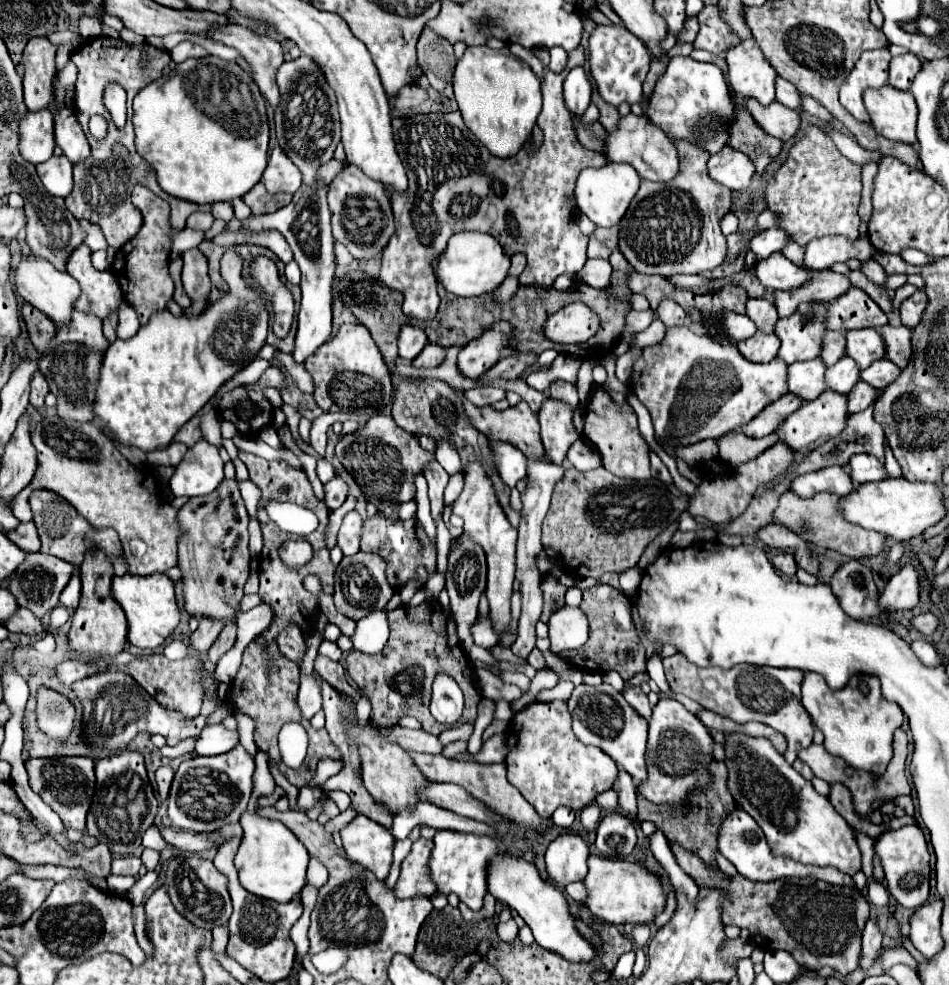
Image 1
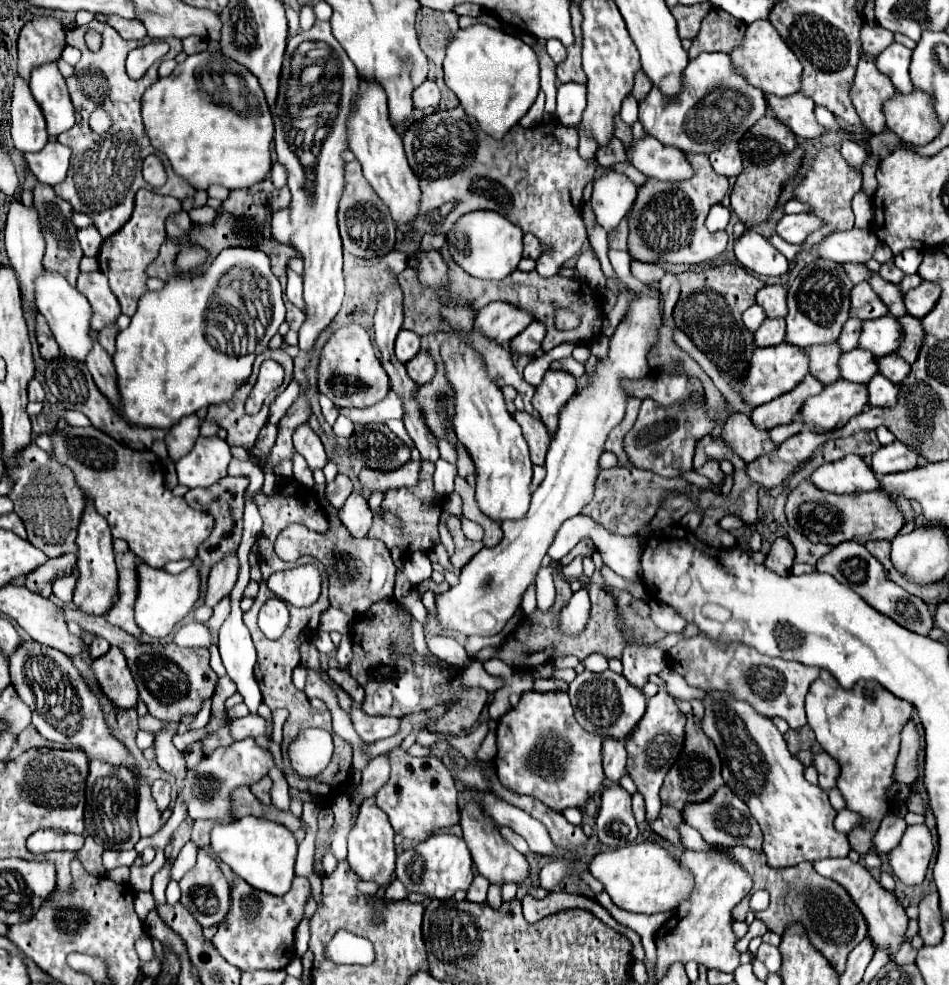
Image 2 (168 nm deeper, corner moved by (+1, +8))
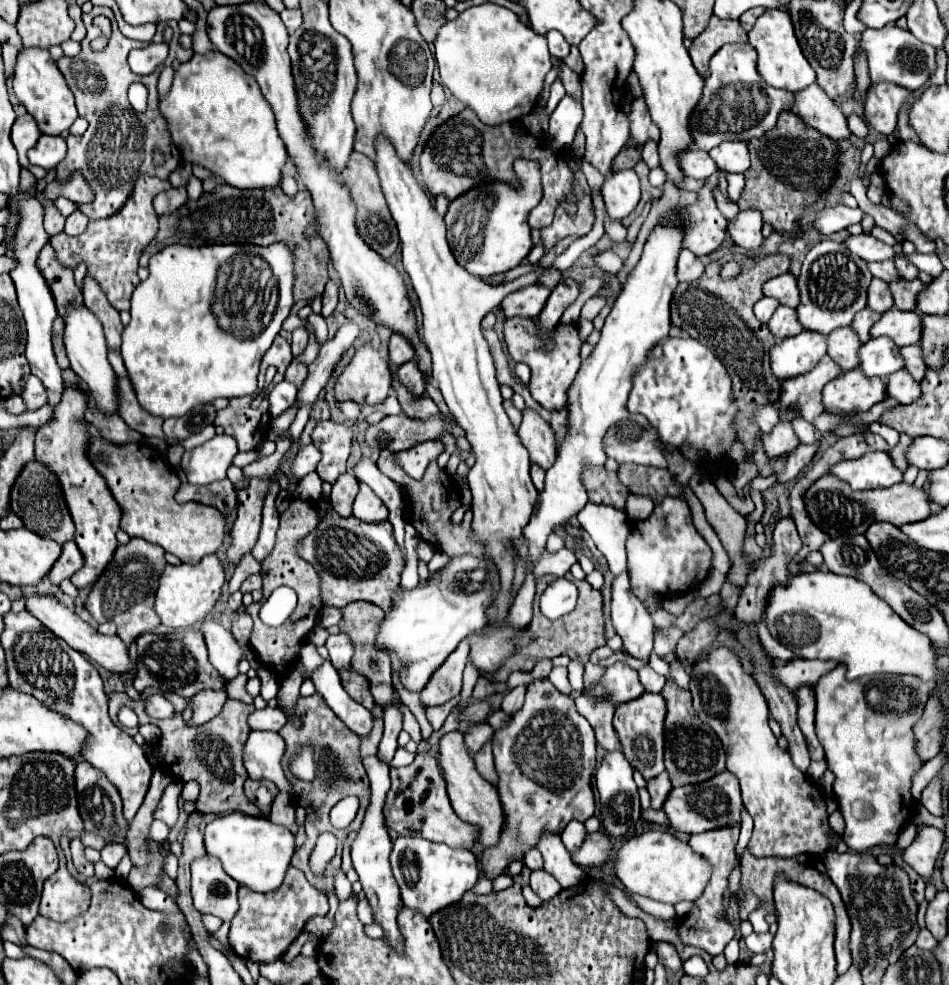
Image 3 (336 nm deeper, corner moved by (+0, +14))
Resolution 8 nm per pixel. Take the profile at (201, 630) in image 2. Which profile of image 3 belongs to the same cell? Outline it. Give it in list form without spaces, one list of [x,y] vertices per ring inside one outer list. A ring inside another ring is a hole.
[[[205,619],[201,623],[199,631],[203,633],[205,645],[209,649],[209,661],[221,673],[221,677],[225,681],[223,689],[227,689],[231,679],[235,679],[239,675],[237,663],[239,663],[243,653],[239,653],[239,645],[235,643],[231,631],[221,627],[217,621]]]

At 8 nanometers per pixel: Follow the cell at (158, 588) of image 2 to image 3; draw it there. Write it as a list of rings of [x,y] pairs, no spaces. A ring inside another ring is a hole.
[[[215,555],[203,557],[197,565],[189,565],[189,563],[181,563],[177,567],[165,565],[155,593],[155,613],[159,615],[161,625],[179,629],[179,627],[191,627],[195,623],[201,623],[217,603],[223,583],[225,583],[225,573]]]

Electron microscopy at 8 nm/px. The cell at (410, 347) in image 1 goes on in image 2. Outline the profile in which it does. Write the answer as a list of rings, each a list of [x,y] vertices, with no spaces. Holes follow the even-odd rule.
[[[402,329],[396,339],[396,357],[400,363],[408,363],[420,351],[420,337],[414,331]]]

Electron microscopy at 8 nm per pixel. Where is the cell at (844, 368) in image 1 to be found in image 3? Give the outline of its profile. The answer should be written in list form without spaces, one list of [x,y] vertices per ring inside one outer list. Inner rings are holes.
[[[887,337],[869,339],[865,345],[859,347],[859,369],[867,377],[889,377],[889,373],[903,369],[899,347],[893,345],[893,341]]]

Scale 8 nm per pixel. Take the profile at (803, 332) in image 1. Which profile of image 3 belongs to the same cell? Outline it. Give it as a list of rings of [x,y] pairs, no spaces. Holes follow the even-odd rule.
[[[821,241],[805,257],[801,275],[797,279],[801,303],[797,307],[797,319],[805,331],[831,333],[833,329],[851,325],[857,311],[867,305],[867,285],[871,283],[871,273],[867,263],[853,253],[847,253],[841,243]]]

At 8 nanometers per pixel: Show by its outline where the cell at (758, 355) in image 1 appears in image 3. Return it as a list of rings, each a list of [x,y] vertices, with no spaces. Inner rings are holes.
[[[785,305],[777,307],[777,311],[769,319],[767,327],[769,327],[769,331],[773,333],[773,337],[777,341],[781,341],[785,337],[791,337],[791,335],[799,335],[803,331],[803,327],[799,325],[799,321],[795,317],[795,309],[785,307]]]

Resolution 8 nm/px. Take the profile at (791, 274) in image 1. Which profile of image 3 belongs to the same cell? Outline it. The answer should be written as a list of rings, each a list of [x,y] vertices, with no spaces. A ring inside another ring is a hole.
[[[749,209],[749,211],[741,211],[735,221],[729,221],[727,229],[729,229],[735,245],[739,245],[751,253],[759,253],[763,247],[761,225],[763,225],[761,213]]]

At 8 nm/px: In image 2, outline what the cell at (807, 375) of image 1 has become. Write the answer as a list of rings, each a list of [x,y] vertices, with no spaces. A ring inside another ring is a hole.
[[[838,343],[814,345],[808,349],[808,355],[810,355],[810,375],[814,375],[824,385],[840,379],[838,359],[840,359],[842,351],[840,351]]]

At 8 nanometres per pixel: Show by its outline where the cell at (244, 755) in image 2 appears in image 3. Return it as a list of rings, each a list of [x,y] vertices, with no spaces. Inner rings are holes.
[[[251,731],[249,733],[249,739],[243,747],[243,765],[249,773],[249,777],[253,779],[269,779],[273,781],[276,787],[281,791],[292,792],[292,785],[285,775],[283,775],[283,769],[281,769],[281,757],[285,753],[285,745],[283,745],[283,739],[279,737],[279,733],[273,733],[273,731]]]

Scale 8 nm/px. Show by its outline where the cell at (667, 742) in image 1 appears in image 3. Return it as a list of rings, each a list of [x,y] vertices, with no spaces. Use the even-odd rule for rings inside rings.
[[[643,693],[643,697],[629,701],[627,705],[619,705],[615,709],[613,725],[615,731],[621,737],[621,749],[625,759],[631,763],[633,769],[637,769],[645,781],[655,779],[659,773],[665,771],[663,755],[665,755],[665,717],[667,717],[667,705],[665,699],[655,693]]]

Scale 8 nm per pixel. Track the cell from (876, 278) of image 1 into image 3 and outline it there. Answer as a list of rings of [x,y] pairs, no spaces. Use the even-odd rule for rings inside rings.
[[[895,257],[895,267],[903,279],[915,279],[919,269],[907,257]]]

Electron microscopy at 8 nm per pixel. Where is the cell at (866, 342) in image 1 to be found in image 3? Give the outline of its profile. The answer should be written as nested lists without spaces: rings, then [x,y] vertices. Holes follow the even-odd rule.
[[[889,309],[881,319],[871,327],[871,337],[889,337],[897,347],[915,345],[919,341],[919,313]]]

